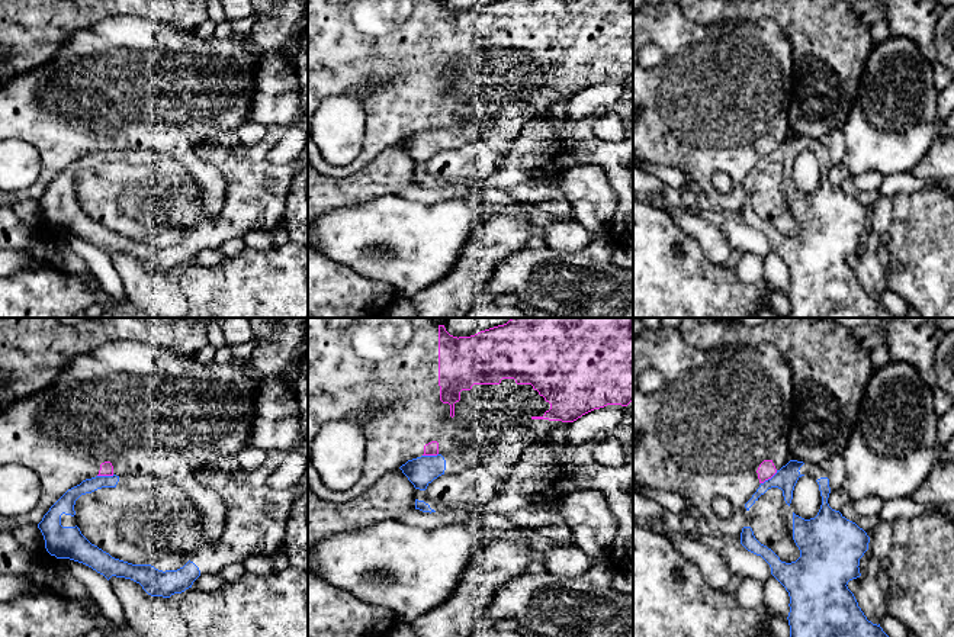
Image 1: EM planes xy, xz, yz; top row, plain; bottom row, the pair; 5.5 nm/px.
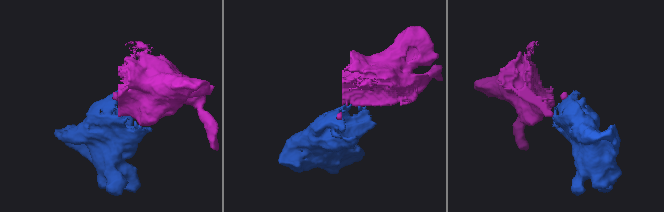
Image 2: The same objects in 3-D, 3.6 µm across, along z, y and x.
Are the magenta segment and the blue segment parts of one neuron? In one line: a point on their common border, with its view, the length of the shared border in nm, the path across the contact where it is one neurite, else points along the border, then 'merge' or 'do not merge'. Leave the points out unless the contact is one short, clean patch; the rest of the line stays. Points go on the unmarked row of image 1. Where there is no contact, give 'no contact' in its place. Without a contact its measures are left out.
yz (768, 153) | 120 nm | do not merge

